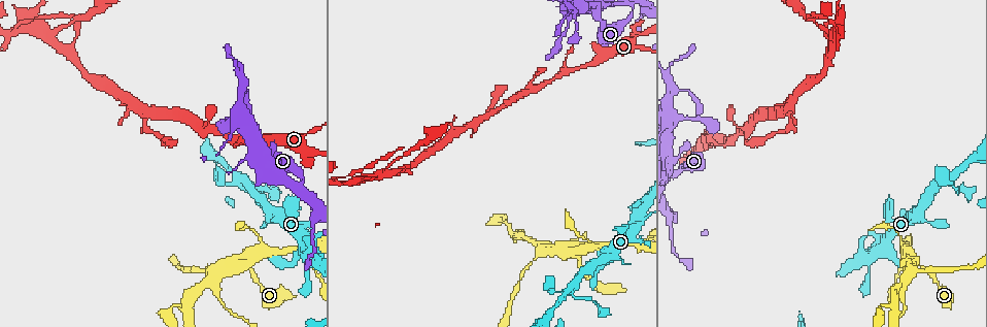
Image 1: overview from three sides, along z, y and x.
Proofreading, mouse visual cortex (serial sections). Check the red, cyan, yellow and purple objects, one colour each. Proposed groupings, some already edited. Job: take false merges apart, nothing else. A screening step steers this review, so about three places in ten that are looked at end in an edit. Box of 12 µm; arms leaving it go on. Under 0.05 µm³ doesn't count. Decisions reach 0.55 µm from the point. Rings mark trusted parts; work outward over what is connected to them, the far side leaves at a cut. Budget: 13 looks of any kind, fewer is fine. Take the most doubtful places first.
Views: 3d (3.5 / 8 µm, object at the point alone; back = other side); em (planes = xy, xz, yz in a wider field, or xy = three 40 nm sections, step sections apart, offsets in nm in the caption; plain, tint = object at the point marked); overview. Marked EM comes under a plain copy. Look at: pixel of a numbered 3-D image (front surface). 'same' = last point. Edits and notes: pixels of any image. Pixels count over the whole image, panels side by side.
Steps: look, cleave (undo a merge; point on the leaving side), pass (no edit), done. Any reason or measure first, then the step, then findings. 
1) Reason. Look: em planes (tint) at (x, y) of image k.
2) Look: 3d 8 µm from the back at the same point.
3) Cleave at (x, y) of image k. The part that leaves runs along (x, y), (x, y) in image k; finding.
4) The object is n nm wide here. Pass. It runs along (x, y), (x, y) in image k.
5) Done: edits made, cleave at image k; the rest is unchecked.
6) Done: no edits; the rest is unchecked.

Four-way junction. Look: 3d 3.5 µm from the back at (908, 268) of image 1.

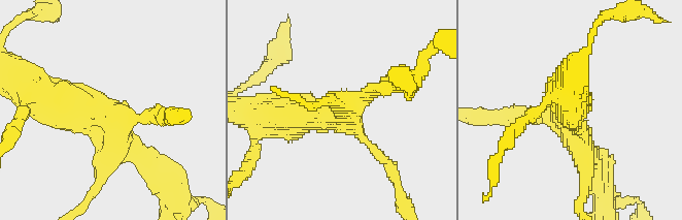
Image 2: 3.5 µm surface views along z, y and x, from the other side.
4 arms meet here; the arms are 150, 250, 350, 500 nm wide; shape alone is not enough. Look: em xy step 5 (tint) at (108, 113) of image 2.

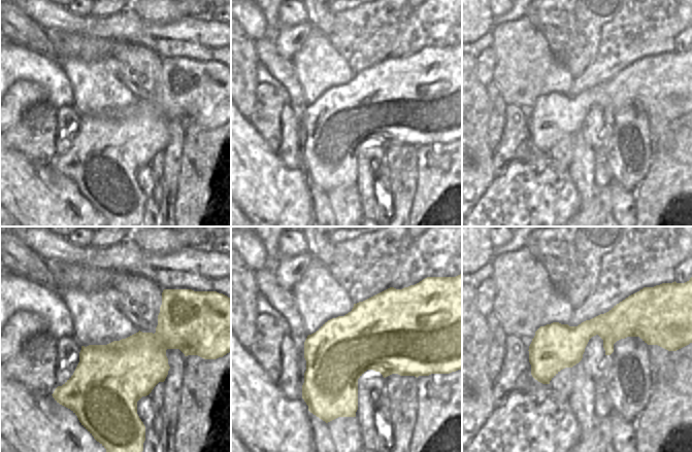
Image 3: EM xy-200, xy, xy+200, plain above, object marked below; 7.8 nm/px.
Pass. It runs along (42, 94), (108, 114), (149, 161) in image 2; one cell here.

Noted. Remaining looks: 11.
Abrupt turn. Look: 3d 3.5 µm at (298, 172) of image 1.

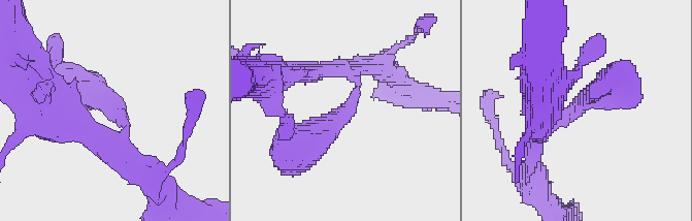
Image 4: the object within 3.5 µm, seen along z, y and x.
3 arms meet here; the arms are 200, 250, 400 nm wide; need the tissue. Look: em xy step 2 (tint) at (568, 114) of image 4.

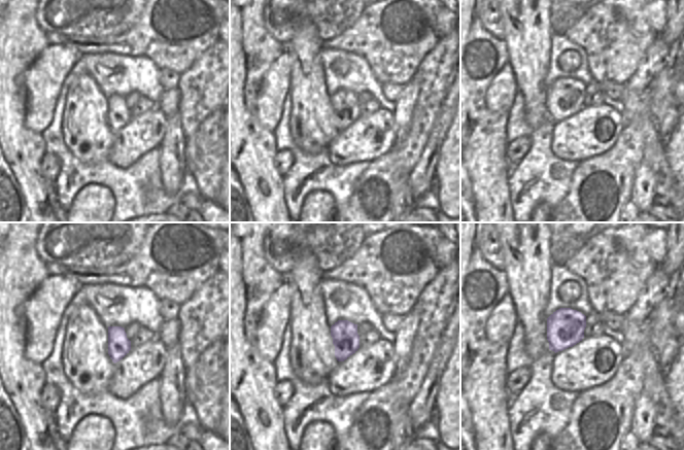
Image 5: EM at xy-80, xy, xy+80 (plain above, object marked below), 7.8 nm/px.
Look: em planes (tint) at the same point.

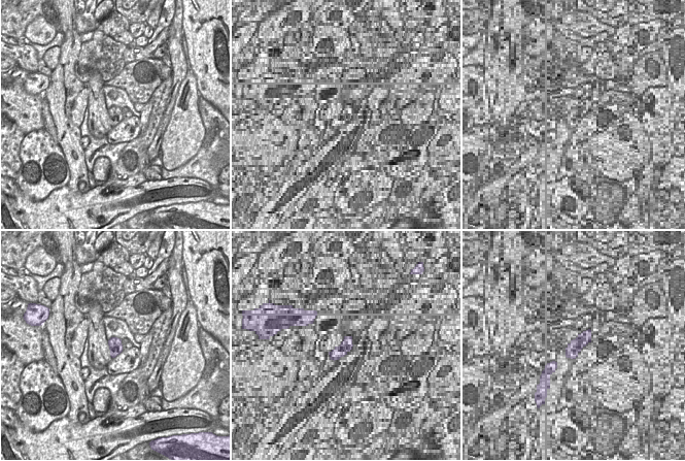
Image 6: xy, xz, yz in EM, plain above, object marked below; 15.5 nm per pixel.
Pass. It runs along (613, 82), (547, 132), (536, 132) in image 4; continuous, no second cell.

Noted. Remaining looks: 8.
Sudden change in width. Look: 3d 3.5 µm at (569, 290) of image 1.

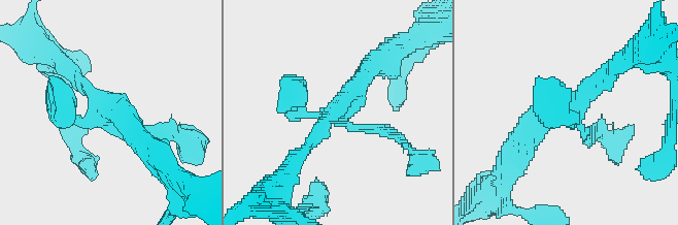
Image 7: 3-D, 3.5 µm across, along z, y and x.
4 arms meet here; the arms are 100, 200, 250, 300 nm wide; need the tissue. Look: em xy step 1 (tint) at (571, 108) of image 7.

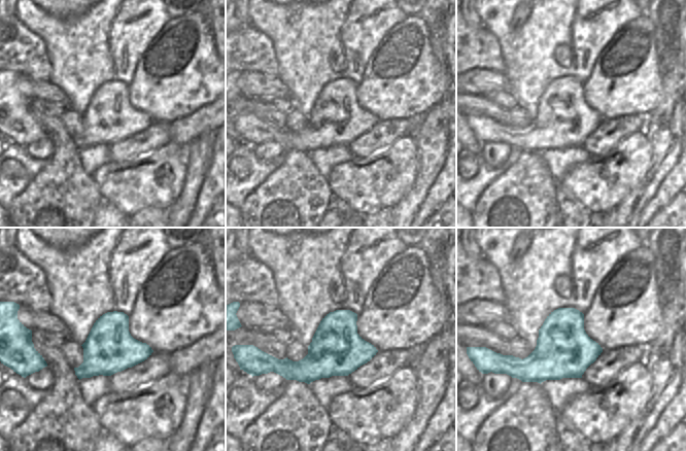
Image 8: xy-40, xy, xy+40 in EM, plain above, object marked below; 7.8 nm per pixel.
Pass. It runs along (373, 64), (297, 157) in image 7; one cell here.

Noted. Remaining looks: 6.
Sudden change in width. Look: 3d 3.5 µm at (590, 240) of image 1.

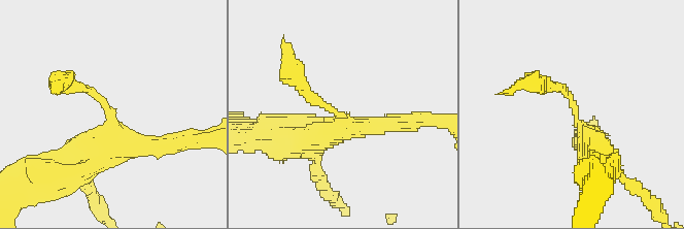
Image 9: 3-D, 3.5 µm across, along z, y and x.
Shape alone is not enough. Look: em xy step 1 (tint) at (113, 112) of image 9.

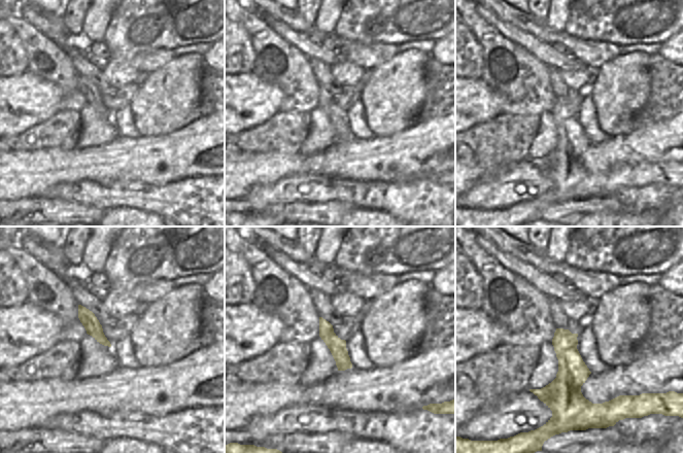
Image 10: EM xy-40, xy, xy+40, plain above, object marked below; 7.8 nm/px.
Pass. It runs along (321, 321), (327, 335), (348, 366) in image 10; continuous, no second cell.

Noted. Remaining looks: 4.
Two arms in line, one across. Look: 3d 3.5 µm at (475, 124) of image 1.

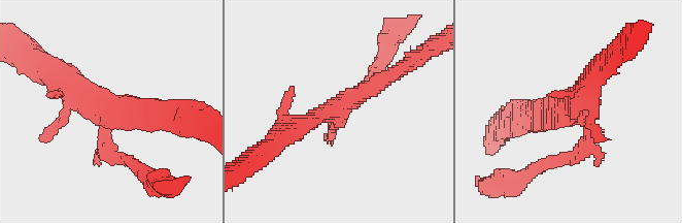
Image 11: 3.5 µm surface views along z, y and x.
3 arms meet here; the arms are 150, 300, 350 nm wide. Look: em xy step 1 (tint) at (101, 108) of image 11.

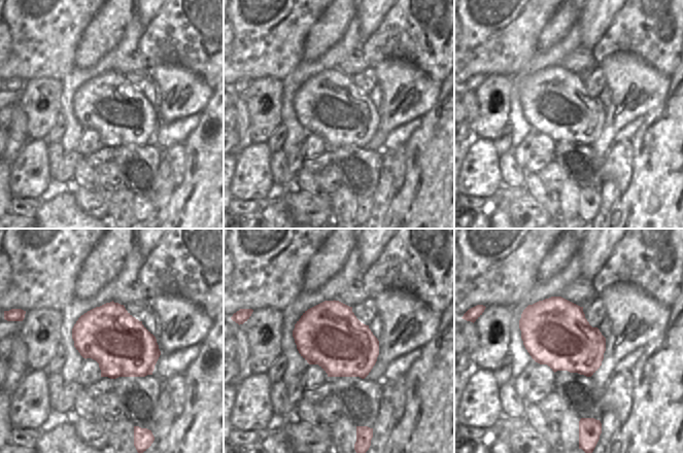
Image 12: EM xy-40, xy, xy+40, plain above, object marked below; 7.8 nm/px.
Pass. It runs along (394, 73), (279, 137) in image 11; all the same cell.

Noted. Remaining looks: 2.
Done: no edits; the rest is unchecked.

